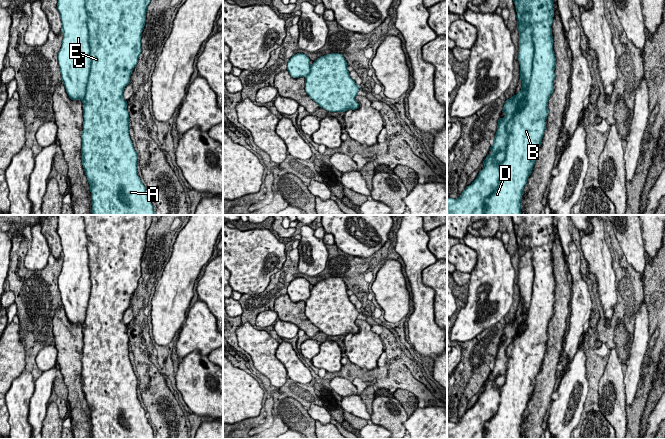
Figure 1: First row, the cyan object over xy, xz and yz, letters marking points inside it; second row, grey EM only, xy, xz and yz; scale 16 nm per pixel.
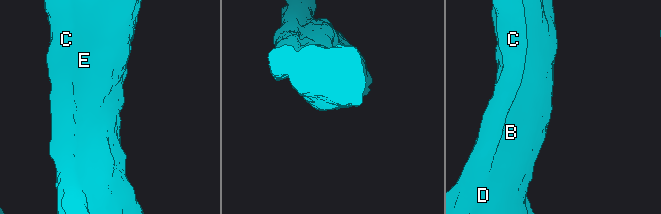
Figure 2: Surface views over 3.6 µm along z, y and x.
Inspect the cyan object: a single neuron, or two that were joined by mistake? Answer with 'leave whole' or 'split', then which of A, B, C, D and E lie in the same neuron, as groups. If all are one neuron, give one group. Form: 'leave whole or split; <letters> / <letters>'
leave whole; A B C D E

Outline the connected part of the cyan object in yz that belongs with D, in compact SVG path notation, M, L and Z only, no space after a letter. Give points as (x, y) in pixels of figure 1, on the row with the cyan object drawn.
M513 0L516 6L516 18L517 18L517 28L519 31L519 54L518 60L520 65L520 80L522 81L521 90L510 99L506 100L502 112L505 113L503 118L499 118L497 131L494 138L494 143L490 147L492 154L487 154L486 159L483 161L484 167L479 172L477 178L472 182L471 185L467 186L465 190L461 193L461 196L457 199L447 198L447 215L521 215L522 209L522 195L523 189L527 183L528 177L531 175L535 161L536 161L536 151L539 149L542 143L542 138L544 131L546 129L546 119L549 113L548 101L550 96L554 91L554 79L555 79L555 65L556 58L553 50L553 36L552 36L552 23L554 17L554 0Z

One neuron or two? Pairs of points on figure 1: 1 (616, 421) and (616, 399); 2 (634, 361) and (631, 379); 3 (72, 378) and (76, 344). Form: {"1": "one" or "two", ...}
{"1": "one", "2": "one", "3": "one"}

